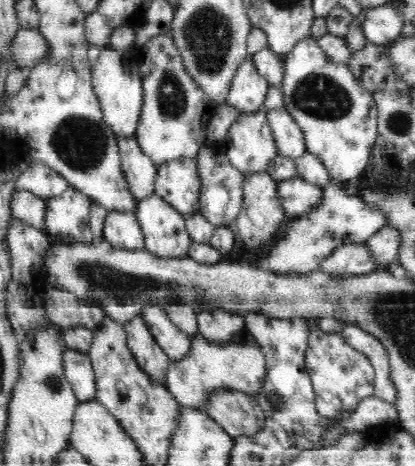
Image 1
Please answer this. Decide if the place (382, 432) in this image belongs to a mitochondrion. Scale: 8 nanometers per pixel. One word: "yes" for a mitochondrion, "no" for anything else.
no

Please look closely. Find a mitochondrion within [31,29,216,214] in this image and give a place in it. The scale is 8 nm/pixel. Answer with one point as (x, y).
(81, 143)

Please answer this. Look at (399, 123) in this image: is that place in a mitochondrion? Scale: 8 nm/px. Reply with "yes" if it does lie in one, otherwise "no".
yes

